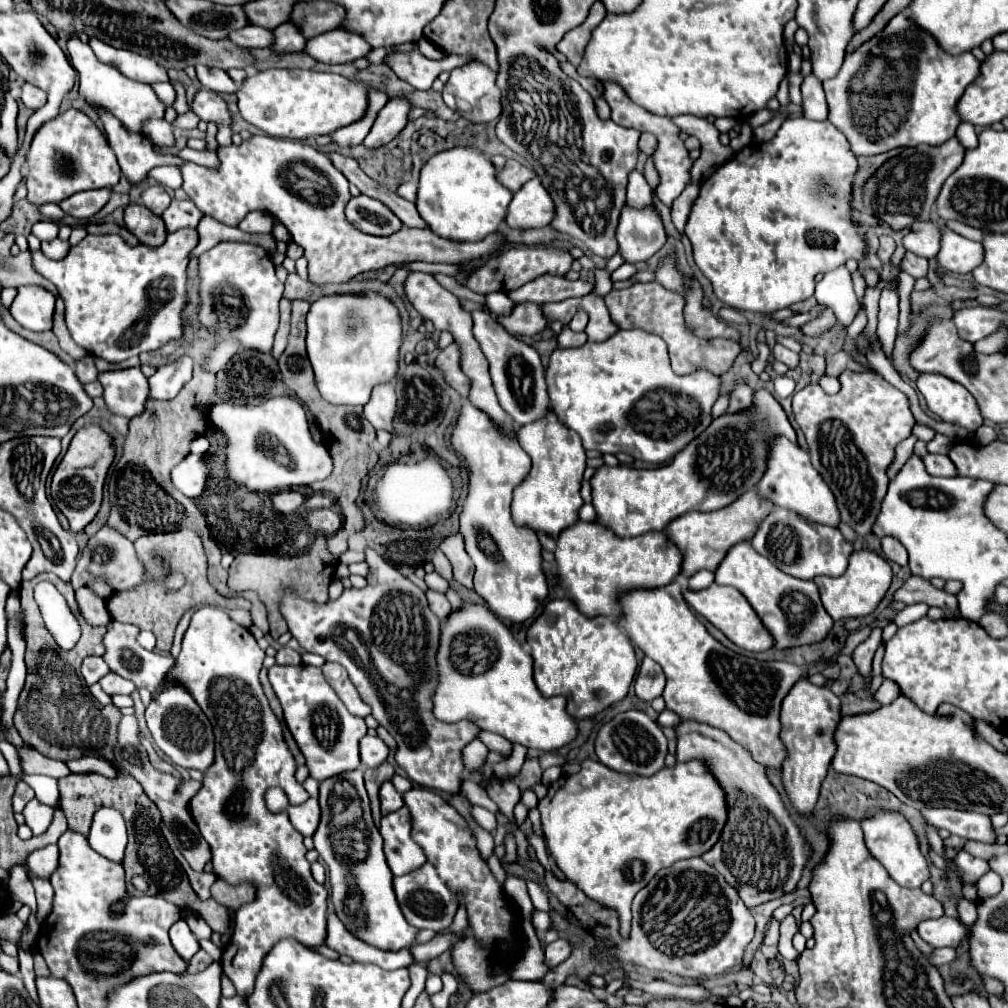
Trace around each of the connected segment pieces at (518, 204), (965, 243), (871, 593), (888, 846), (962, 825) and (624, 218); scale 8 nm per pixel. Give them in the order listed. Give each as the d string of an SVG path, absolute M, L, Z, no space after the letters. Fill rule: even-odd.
M532 178L518 190L508 206L506 224L510 228L542 228L554 220L554 202L540 178Z
M946 228L942 234L942 248L936 258L942 270L956 272L956 274L968 274L976 266L982 264L984 250L980 242L968 240Z
M854 550L850 554L848 568L842 576L838 576L838 578L816 576L814 582L820 588L820 596L822 596L822 604L824 604L826 612L834 620L862 618L862 616L872 614L876 610L876 606L880 604L880 600L886 596L890 582L892 582L892 570L890 570L890 564L876 552L870 552L870 550L856 552Z
M880 812L874 818L864 820L862 830L870 854L886 868L894 882L898 882L904 888L920 888L930 878L928 862L918 848L918 838L904 816L900 816L898 812Z
M926 808L922 810L922 816L936 828L946 828L950 834L956 834L960 838L978 840L986 844L996 842L994 826L990 822L990 816L986 814L950 810L950 808Z
M624 206L620 214L620 224L616 228L616 240L620 246L620 254L624 256L626 262L636 264L636 262L648 260L652 254L656 254L666 244L666 230L664 230L660 214L654 208L638 210L638 208Z

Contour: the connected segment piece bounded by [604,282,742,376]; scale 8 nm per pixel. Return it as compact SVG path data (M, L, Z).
M658 282L650 284L634 284L626 290L612 290L604 296L606 308L610 312L610 318L618 328L642 328L652 334L658 334L670 350L670 360L672 368L676 374L690 374L696 368L706 368L712 374L720 376L730 370L734 364L736 356L740 354L740 344L734 340L726 338L712 338L712 340L702 340L694 332L688 330L686 320L684 320L684 298L678 296L678 292L666 290Z

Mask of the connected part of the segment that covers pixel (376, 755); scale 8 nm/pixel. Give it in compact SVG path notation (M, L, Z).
M366 734L360 740L360 758L362 758L362 766L364 768L380 766L388 758L388 746L384 744L382 738Z

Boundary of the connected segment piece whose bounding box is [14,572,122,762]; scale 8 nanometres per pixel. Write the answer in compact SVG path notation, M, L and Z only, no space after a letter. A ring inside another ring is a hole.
M42 572L42 574L34 576L32 580L22 582L20 600L22 600L22 612L24 612L24 634L26 634L26 642L28 642L28 650L26 650L28 678L26 678L26 686L18 700L18 710L14 714L14 726L16 726L18 734L22 736L22 740L26 744L30 744L40 754L54 758L54 760L62 760L62 762L82 758L86 754L88 746L90 746L88 752L92 752L92 740L106 740L106 746L94 744L96 746L94 750L96 750L96 754L110 756L122 714L114 704L110 704L110 706L98 704L98 700L90 694L90 690L80 674L80 664L86 656L104 654L102 638L106 634L106 628L94 628L94 626L86 624L86 620L78 612L72 586L64 584L56 574L50 574L50 572ZM42 580L50 580L60 590L60 594L66 598L72 614L76 616L76 620L82 628L82 636L80 636L78 644L68 652L62 650L54 642L54 638L46 630L40 610L32 598L34 586Z

